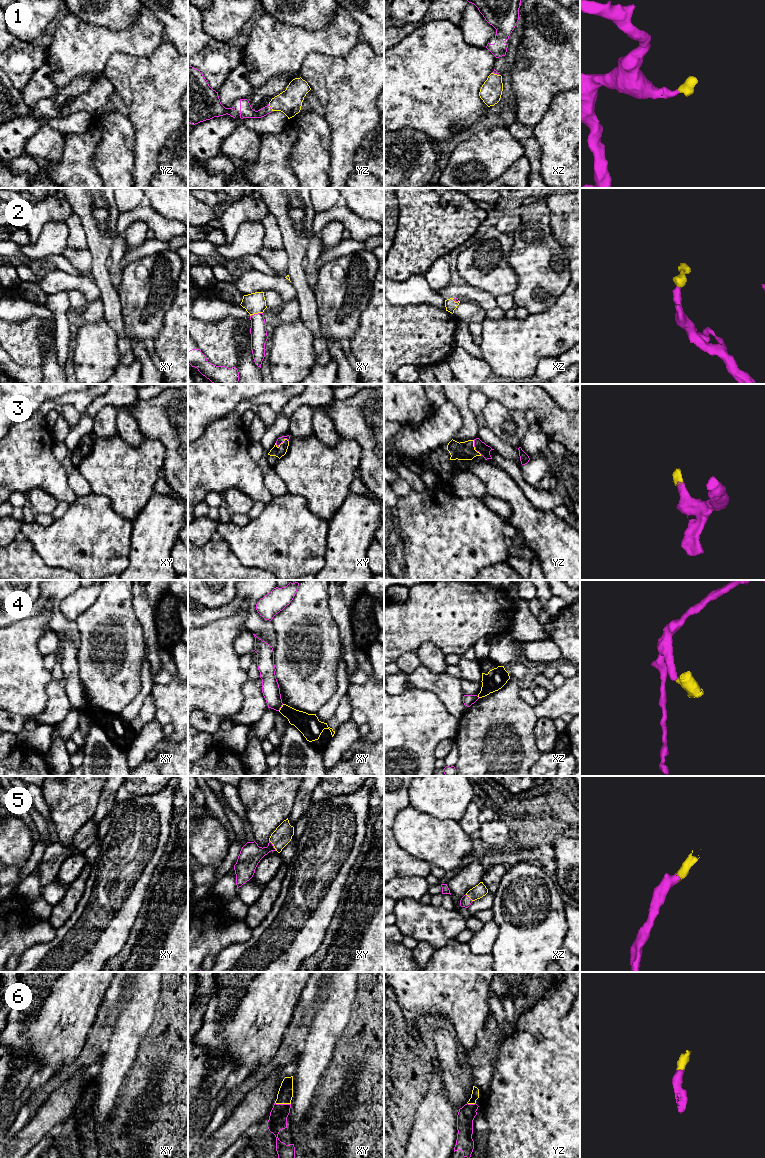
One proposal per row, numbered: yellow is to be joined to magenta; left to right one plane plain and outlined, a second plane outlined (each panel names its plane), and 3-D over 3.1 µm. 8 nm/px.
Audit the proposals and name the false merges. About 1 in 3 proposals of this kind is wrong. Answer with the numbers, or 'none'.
4

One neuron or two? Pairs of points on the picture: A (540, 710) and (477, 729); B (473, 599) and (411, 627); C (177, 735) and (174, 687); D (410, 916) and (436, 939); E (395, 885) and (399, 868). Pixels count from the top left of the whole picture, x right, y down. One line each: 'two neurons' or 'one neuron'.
A: two neurons
B: one neuron
C: one neuron
D: one neuron
E: two neurons

